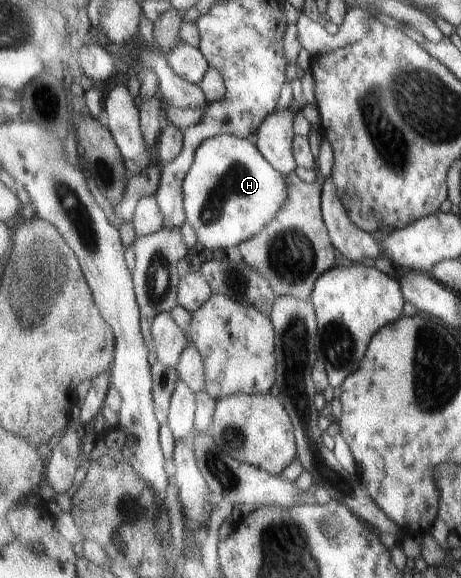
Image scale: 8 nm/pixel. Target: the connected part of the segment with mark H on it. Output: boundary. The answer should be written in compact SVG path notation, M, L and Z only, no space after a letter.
M223 134L200 147L183 184L186 222L206 249L226 249L258 235L284 207L288 184L248 139Z

